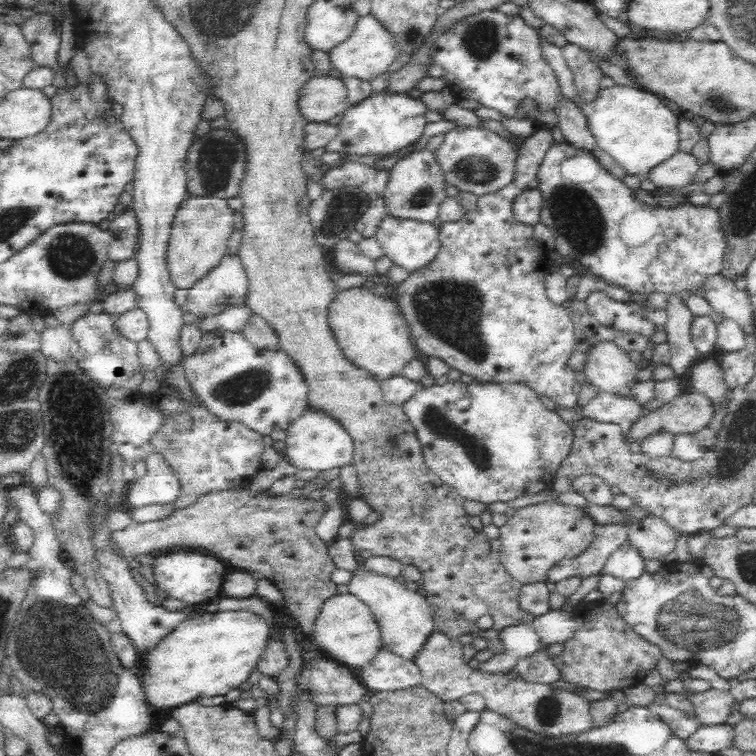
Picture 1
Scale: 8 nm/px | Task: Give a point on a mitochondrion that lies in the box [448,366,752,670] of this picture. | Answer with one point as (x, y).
(691, 623)

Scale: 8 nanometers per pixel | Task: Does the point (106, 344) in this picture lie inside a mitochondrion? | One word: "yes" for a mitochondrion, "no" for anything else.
yes

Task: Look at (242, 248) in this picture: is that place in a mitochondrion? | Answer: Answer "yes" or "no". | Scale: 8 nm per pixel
no

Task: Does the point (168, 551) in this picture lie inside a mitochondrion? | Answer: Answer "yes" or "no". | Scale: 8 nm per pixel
no

